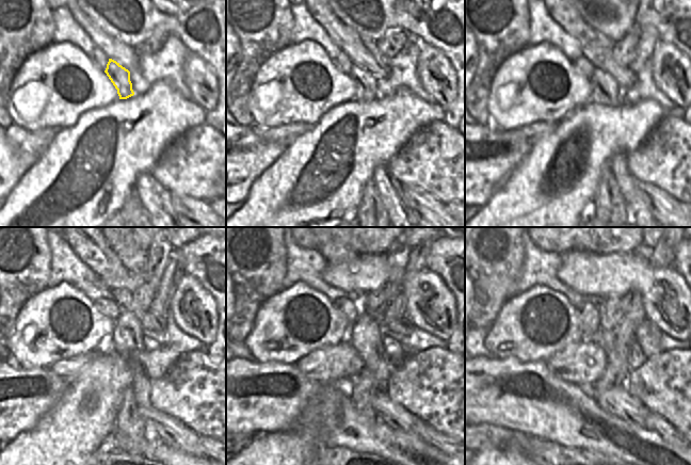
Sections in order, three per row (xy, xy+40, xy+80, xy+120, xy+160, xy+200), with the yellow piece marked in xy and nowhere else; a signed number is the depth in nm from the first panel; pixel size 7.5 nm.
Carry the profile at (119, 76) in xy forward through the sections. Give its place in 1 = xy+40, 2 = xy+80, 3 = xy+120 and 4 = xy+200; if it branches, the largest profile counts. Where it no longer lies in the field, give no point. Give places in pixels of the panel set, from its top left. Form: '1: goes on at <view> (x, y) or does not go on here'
1: goes on at xy+40 (366, 85)
2: goes on at xy+80 (605, 92)
3: goes on at xy+120 (128, 332)
4: goes on at xy+200 (607, 338)

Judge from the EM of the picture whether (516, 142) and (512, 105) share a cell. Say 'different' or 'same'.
different

